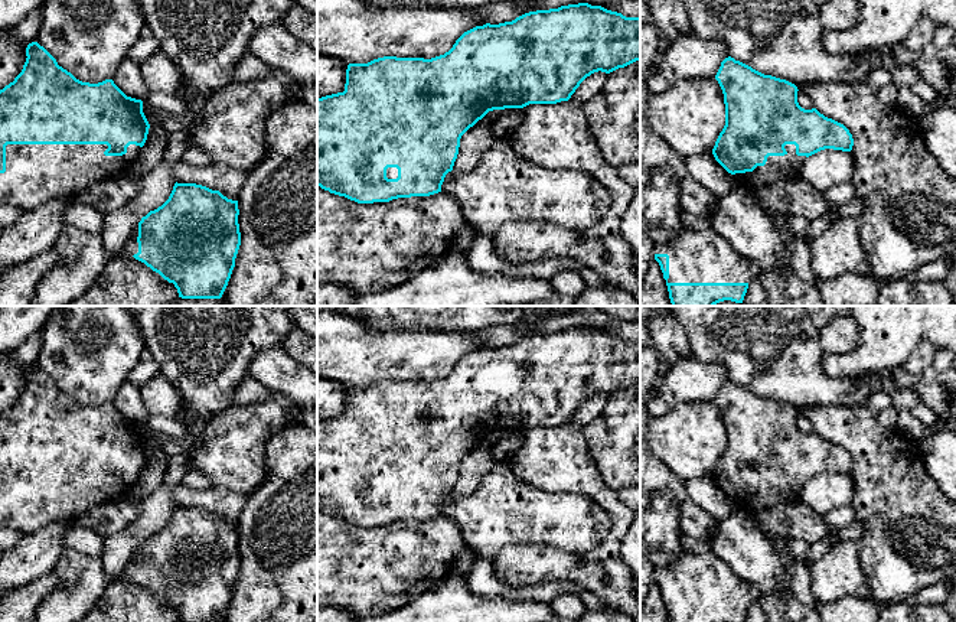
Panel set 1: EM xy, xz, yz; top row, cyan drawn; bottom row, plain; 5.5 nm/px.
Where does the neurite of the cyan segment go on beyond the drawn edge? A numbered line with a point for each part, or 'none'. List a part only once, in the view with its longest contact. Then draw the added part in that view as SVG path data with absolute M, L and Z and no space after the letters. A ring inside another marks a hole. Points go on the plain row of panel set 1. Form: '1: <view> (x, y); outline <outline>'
1: xy (35, 497); outline M7 468L6 495L0 496L0 527L32 534L56 521L78 520L95 504L121 501L127 492L134 492L141 475L140 469L130 468L123 479L105 479L107 472L107 468Z

